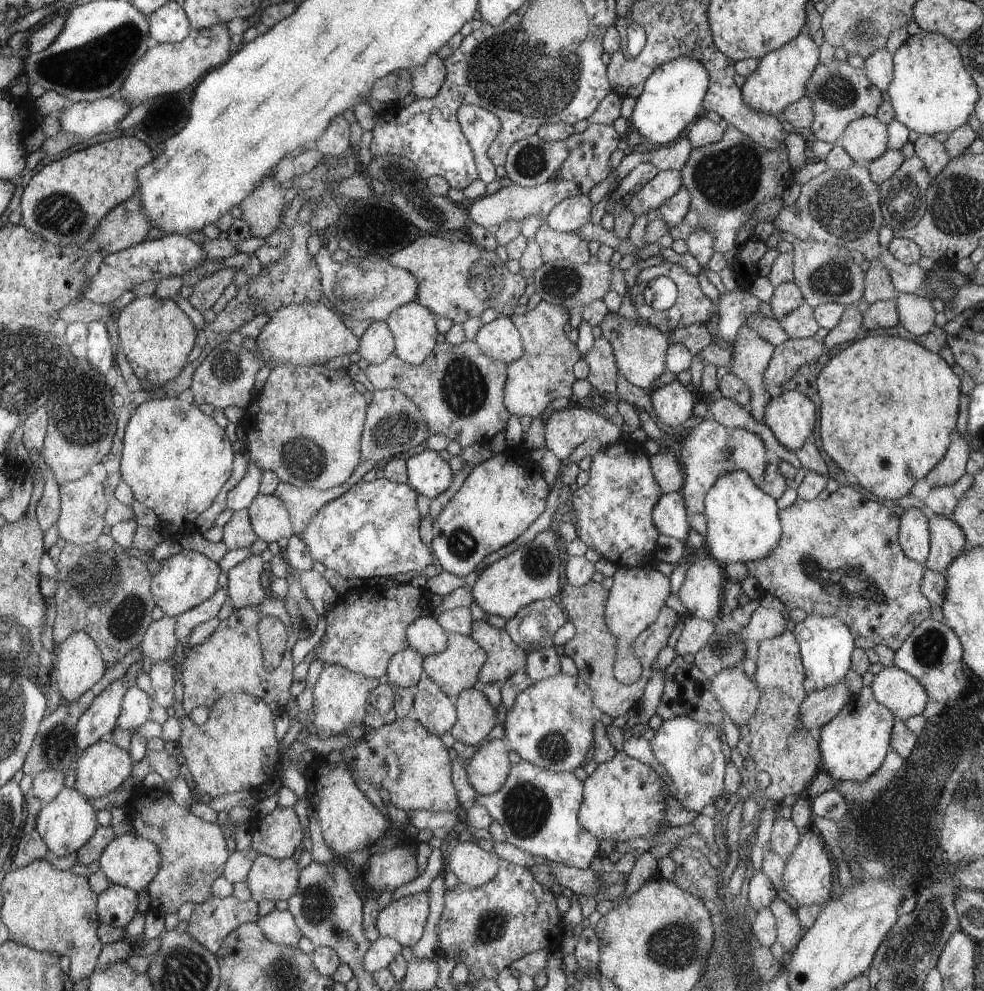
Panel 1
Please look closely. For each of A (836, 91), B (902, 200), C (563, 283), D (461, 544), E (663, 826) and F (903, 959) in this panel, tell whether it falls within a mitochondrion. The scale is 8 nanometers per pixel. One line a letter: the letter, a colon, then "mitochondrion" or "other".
A: mitochondrion
B: mitochondrion
C: mitochondrion
D: mitochondrion
E: other
F: mitochondrion

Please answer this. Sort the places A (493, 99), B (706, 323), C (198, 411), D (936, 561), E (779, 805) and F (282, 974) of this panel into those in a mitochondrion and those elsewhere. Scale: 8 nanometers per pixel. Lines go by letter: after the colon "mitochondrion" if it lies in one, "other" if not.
A: other
B: other
C: other
D: other
E: other
F: mitochondrion

